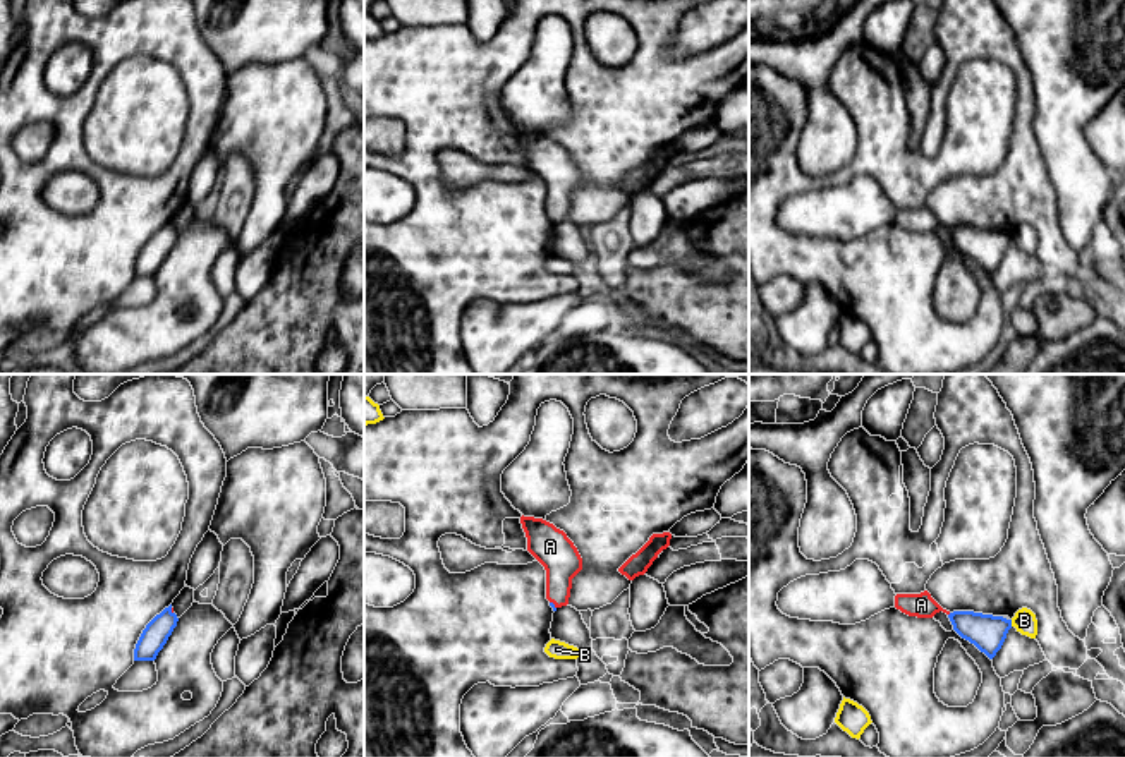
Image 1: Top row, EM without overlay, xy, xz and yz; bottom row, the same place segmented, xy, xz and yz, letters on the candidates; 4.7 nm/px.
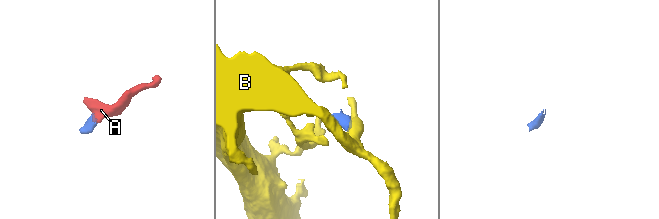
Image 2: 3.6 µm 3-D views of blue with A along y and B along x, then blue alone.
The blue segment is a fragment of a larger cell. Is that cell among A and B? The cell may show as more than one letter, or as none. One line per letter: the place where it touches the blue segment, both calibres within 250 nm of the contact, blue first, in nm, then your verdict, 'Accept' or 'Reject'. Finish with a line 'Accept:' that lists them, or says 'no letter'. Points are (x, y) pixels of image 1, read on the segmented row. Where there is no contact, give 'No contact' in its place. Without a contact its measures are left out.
A: Touches blue at xz (553, 605). Thickness 20 nm (blue) against 180 nm. Accept
B: Touches blue at yz (1010, 623). Thickness 170 nm (blue) against 110 nm. Reject
Accept: A

